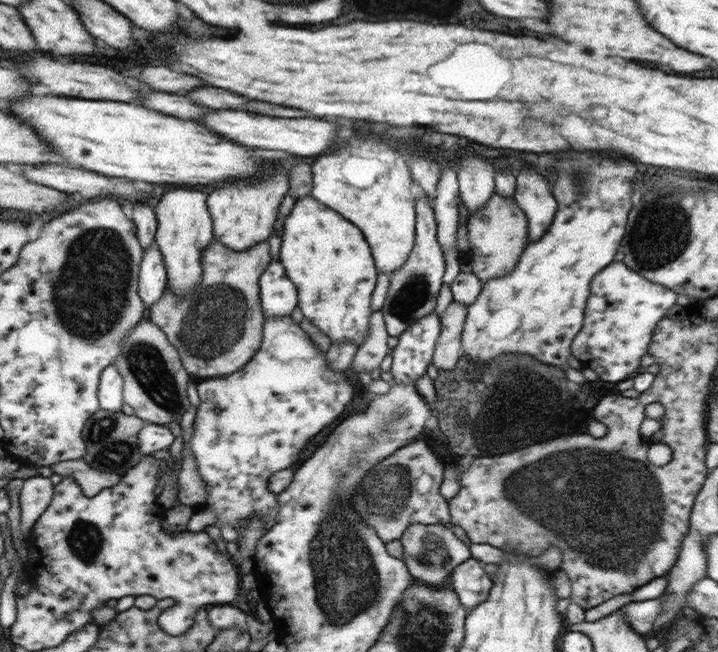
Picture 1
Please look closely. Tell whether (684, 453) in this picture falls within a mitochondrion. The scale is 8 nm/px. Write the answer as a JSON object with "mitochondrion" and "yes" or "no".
{"mitochondrion":"no"}

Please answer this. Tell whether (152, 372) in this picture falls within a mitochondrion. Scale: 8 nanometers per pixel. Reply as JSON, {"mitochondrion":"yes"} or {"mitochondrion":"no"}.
{"mitochondrion":"yes"}

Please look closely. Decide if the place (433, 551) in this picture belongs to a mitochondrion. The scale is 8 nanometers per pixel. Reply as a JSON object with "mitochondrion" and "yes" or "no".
{"mitochondrion":"yes"}

